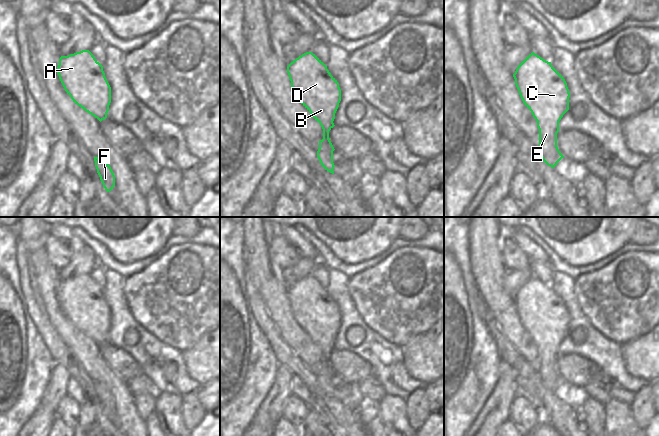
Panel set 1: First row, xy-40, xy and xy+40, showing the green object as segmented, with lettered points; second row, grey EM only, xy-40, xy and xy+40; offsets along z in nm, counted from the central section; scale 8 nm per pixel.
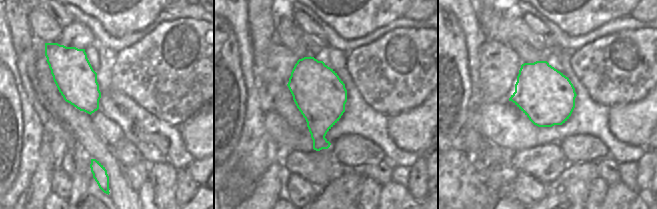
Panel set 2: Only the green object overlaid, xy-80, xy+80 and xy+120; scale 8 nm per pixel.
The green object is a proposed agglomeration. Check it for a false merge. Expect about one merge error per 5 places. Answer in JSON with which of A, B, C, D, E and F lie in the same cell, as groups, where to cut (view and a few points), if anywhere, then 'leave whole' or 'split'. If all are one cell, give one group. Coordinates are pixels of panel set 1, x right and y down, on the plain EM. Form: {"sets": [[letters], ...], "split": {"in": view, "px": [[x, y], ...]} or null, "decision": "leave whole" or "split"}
{"sets": [["A", "B", "C", "D", "E", "F"]], "split": null, "decision": "leave whole"}

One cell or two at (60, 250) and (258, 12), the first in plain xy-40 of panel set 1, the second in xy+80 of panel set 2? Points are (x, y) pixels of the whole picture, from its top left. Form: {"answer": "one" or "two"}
{"answer": "two"}

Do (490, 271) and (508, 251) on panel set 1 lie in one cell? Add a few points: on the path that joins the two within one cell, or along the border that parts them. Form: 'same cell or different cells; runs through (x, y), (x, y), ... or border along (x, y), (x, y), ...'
different cells; border along (500, 242), (500, 254), (505, 267)

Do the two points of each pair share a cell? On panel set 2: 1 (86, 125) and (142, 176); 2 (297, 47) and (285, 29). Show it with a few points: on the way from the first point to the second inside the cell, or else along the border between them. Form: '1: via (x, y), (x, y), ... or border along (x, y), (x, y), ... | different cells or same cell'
1: border along (126, 167), (126, 177), (133, 190) | different cells
2: via (295, 43), (287, 33) | same cell

